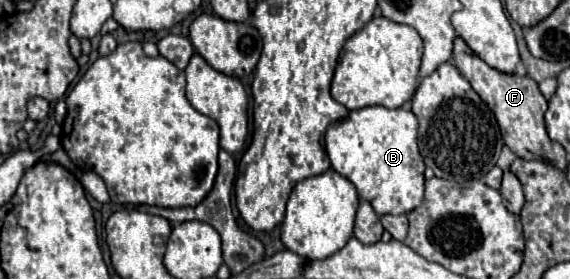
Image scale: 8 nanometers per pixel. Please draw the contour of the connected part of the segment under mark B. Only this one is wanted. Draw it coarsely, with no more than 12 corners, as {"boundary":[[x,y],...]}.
{"boundary":[[368,106],[332,122],[332,168],[378,216],[424,200],[418,120]]}

